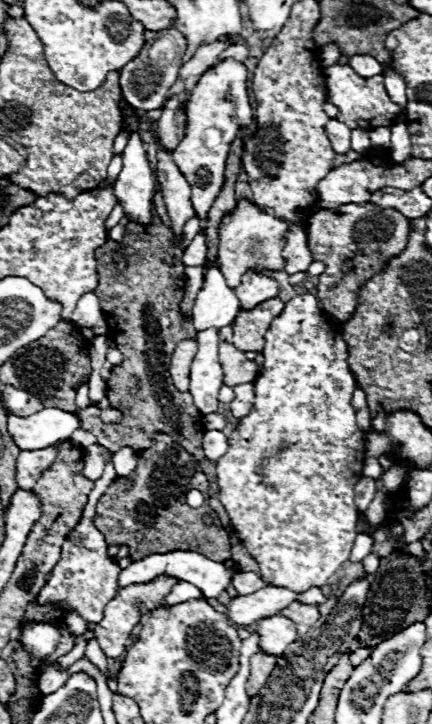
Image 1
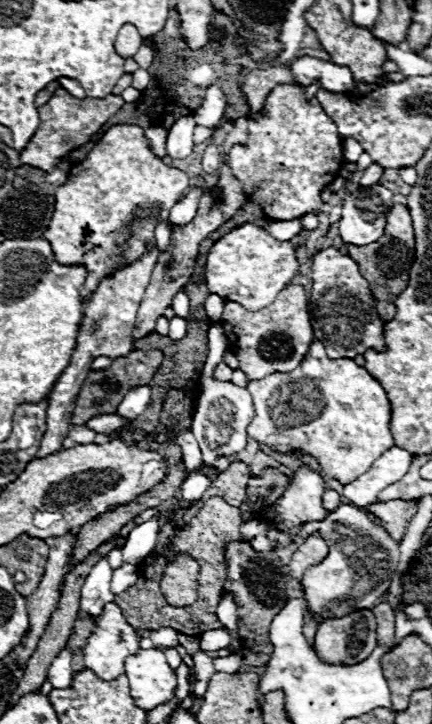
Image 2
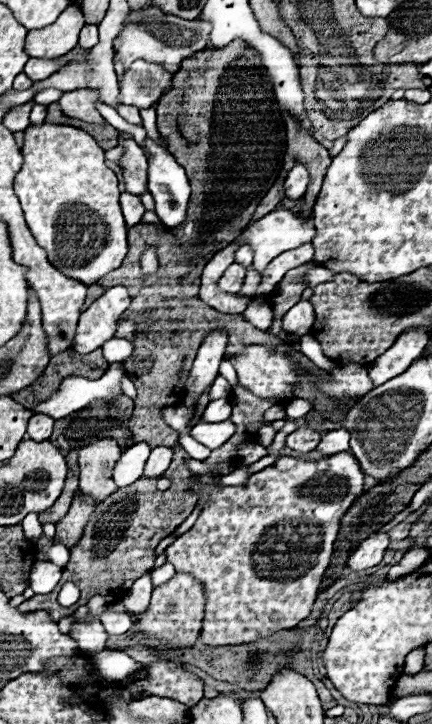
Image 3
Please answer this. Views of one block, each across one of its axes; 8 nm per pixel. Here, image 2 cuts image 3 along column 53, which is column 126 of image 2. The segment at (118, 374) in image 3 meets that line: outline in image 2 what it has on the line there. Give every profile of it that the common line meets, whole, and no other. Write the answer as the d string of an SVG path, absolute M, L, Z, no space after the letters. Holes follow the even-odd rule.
M138 386L138 388L128 390L128 394L120 402L116 414L134 420L148 408L148 404L150 404L150 386Z

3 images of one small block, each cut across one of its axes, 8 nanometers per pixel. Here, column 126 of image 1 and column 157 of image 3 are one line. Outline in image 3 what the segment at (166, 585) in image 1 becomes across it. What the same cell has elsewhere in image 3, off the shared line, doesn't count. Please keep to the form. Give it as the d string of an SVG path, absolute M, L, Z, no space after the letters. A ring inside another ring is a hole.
M176 574L166 584L156 586L152 592L150 608L134 624L142 630L140 634L150 640L170 642L174 646L192 646L202 632L204 616L204 586L192 574Z

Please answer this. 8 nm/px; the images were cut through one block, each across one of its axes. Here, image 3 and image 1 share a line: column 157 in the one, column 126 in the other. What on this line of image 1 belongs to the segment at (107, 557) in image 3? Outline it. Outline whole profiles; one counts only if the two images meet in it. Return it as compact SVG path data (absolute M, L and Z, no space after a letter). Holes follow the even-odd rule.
M156 434L152 446L138 452L138 466L128 478L134 480L130 490L124 486L126 478L116 478L116 482L106 490L106 494L96 504L94 526L104 534L104 540L108 546L128 546L130 562L142 560L142 556L150 556L154 552L172 552L172 550L202 552L204 556L208 556L208 560L218 560L218 562L224 562L226 558L230 558L228 532L220 526L218 520L214 520L214 524L210 526L204 522L204 514L212 514L210 506L202 504L200 508L190 508L186 504L186 494L188 490L194 490L194 488L204 492L204 496L208 498L208 480L204 472L200 470L200 464L182 446L170 440L168 434Z

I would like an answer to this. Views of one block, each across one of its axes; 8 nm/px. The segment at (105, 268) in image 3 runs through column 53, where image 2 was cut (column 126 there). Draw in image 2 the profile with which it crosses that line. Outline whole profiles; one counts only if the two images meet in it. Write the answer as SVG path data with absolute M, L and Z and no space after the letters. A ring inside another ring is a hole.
M118 124L109 128L102 136L100 144L96 144L82 162L76 162L70 168L70 176L66 184L62 184L62 188L58 188L56 192L56 210L48 230L44 232L44 238L50 242L54 256L60 264L86 266L88 278L80 292L84 300L92 296L102 276L134 262L138 256L144 254L144 244L148 240L154 240L156 224L168 220L170 208L182 198L182 192L186 188L188 188L188 176L182 170L166 166L160 158L154 156L148 148L142 128L136 124L134 126Z

